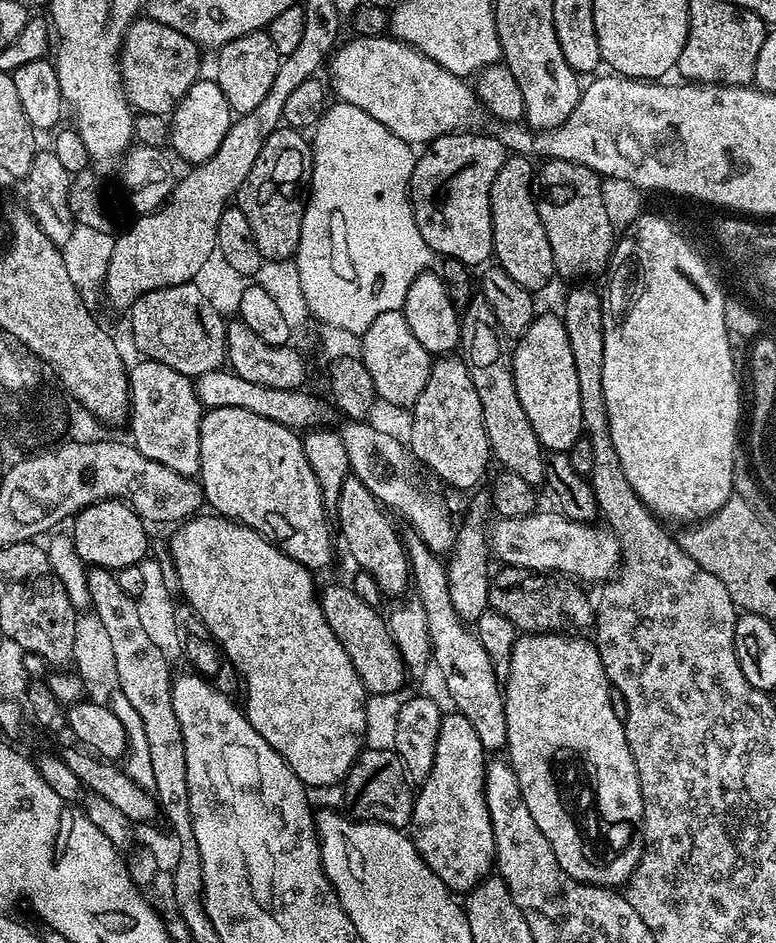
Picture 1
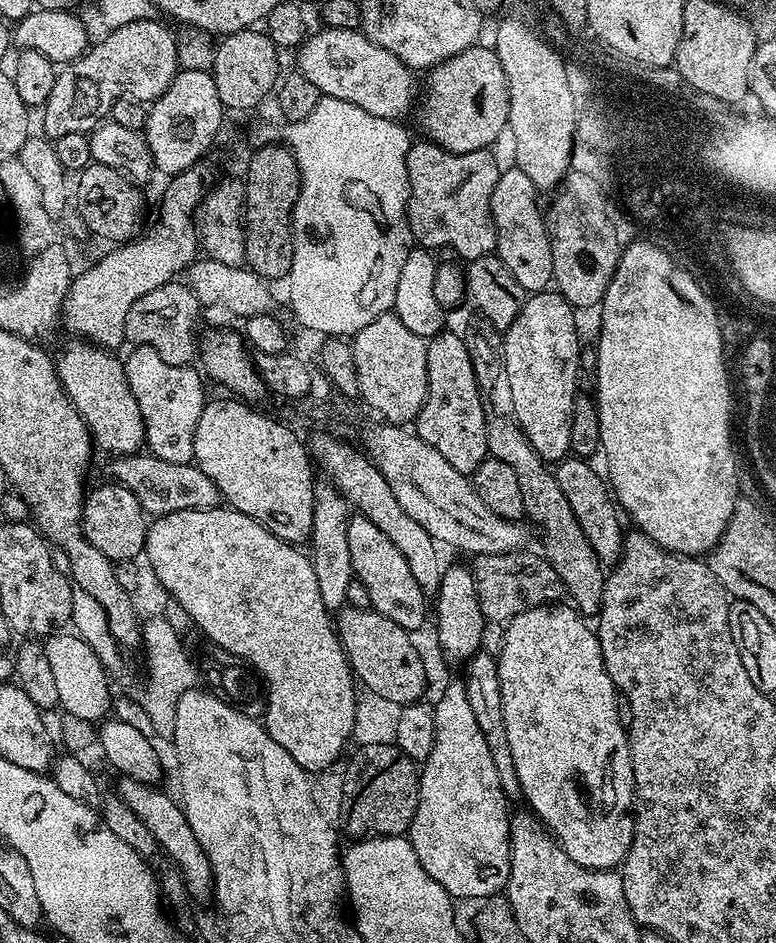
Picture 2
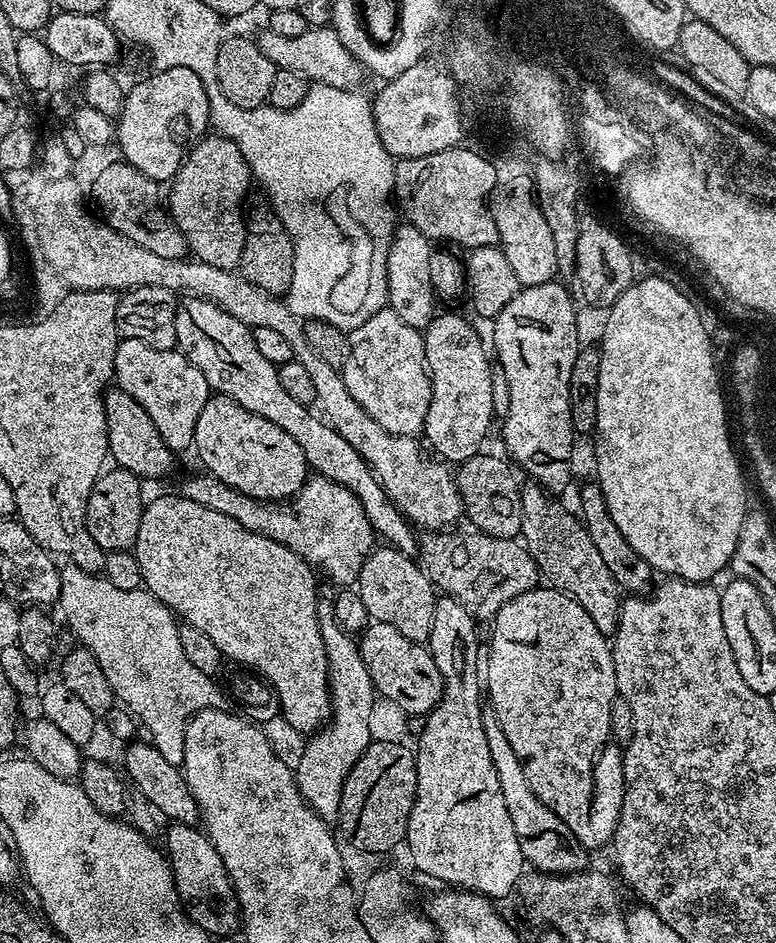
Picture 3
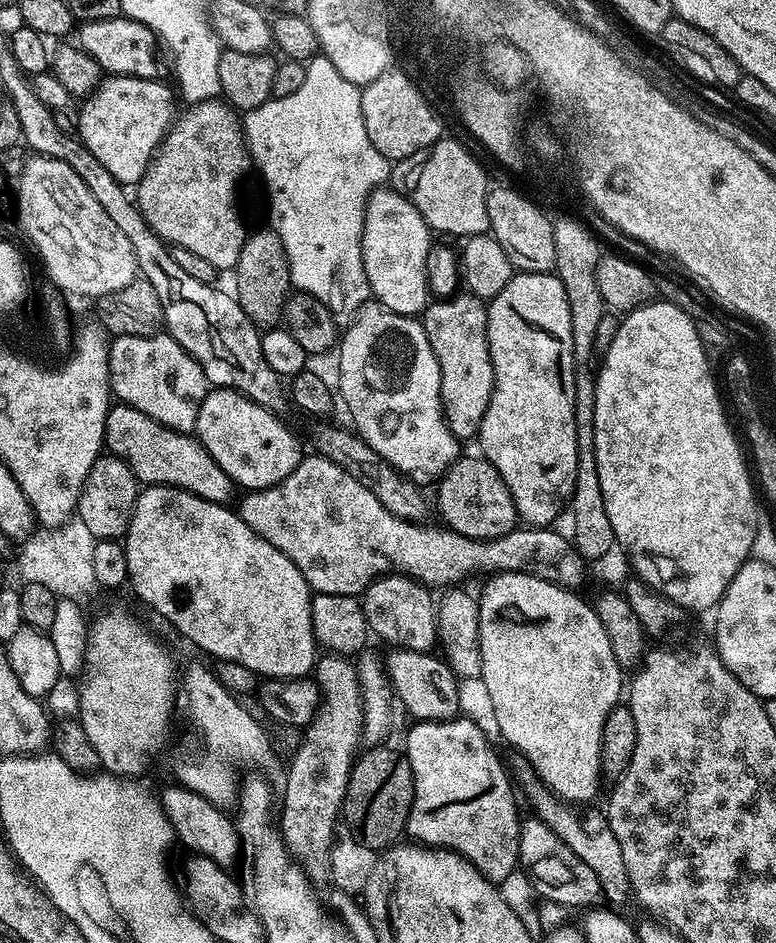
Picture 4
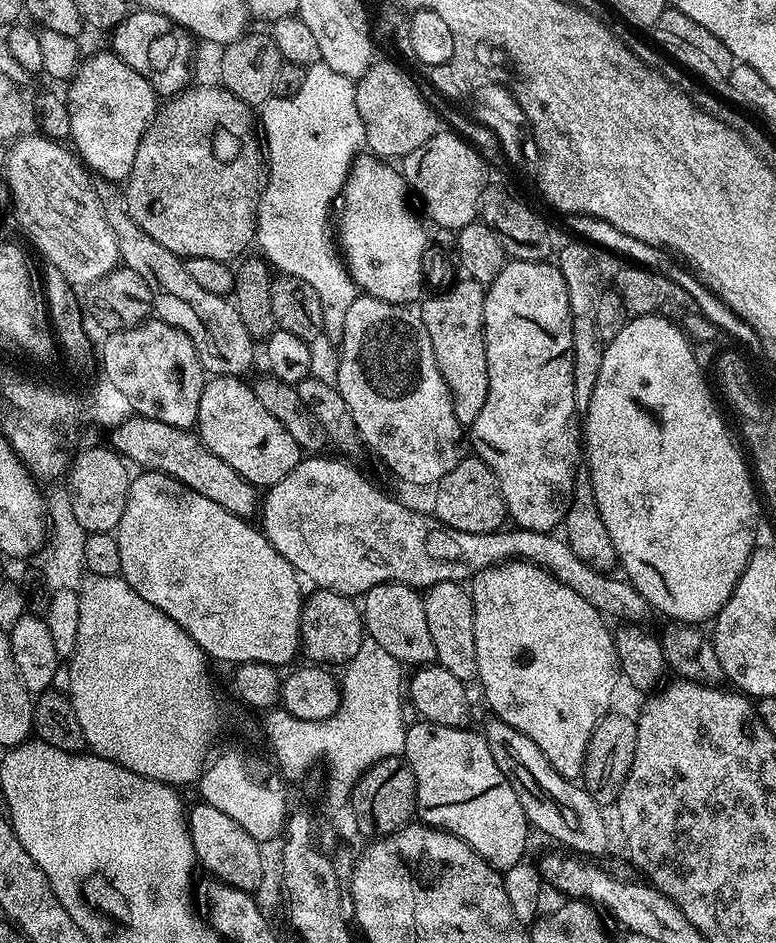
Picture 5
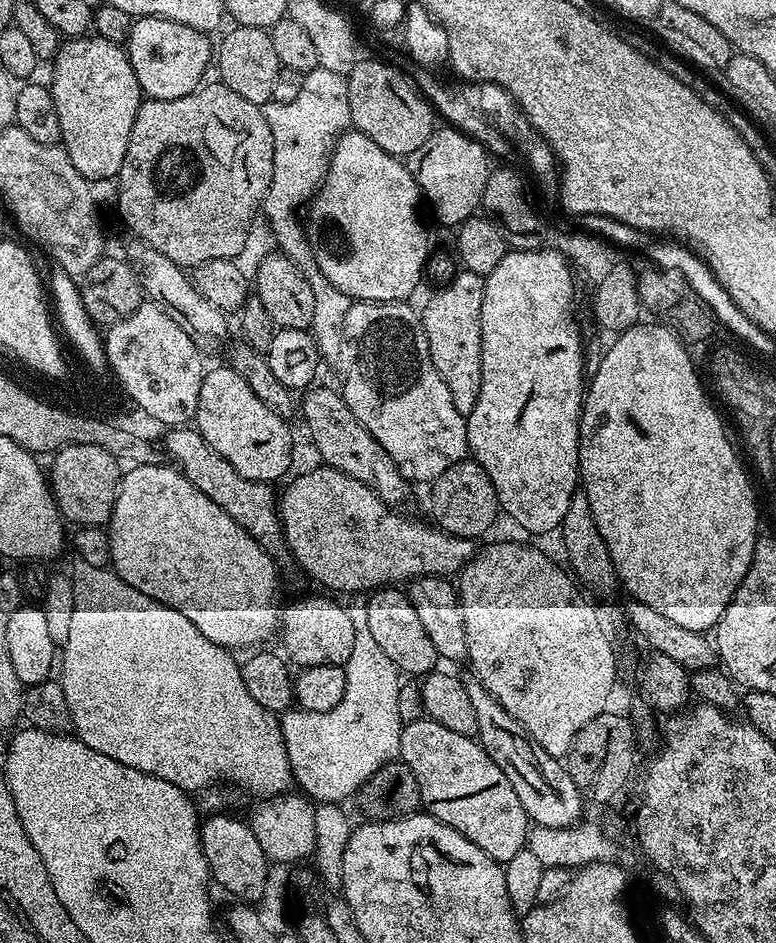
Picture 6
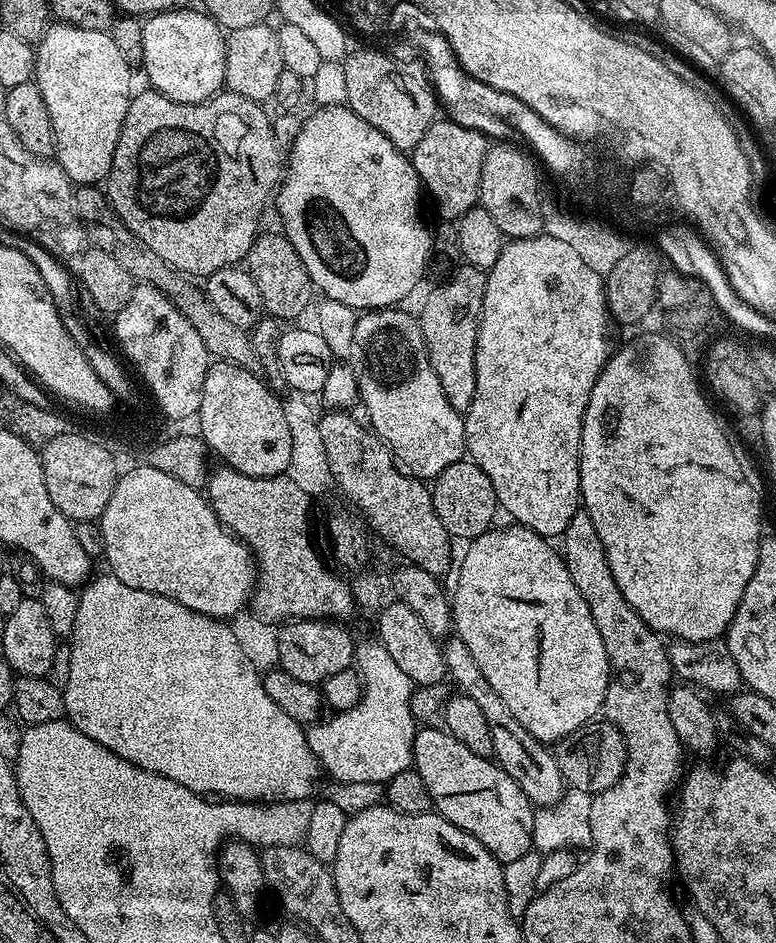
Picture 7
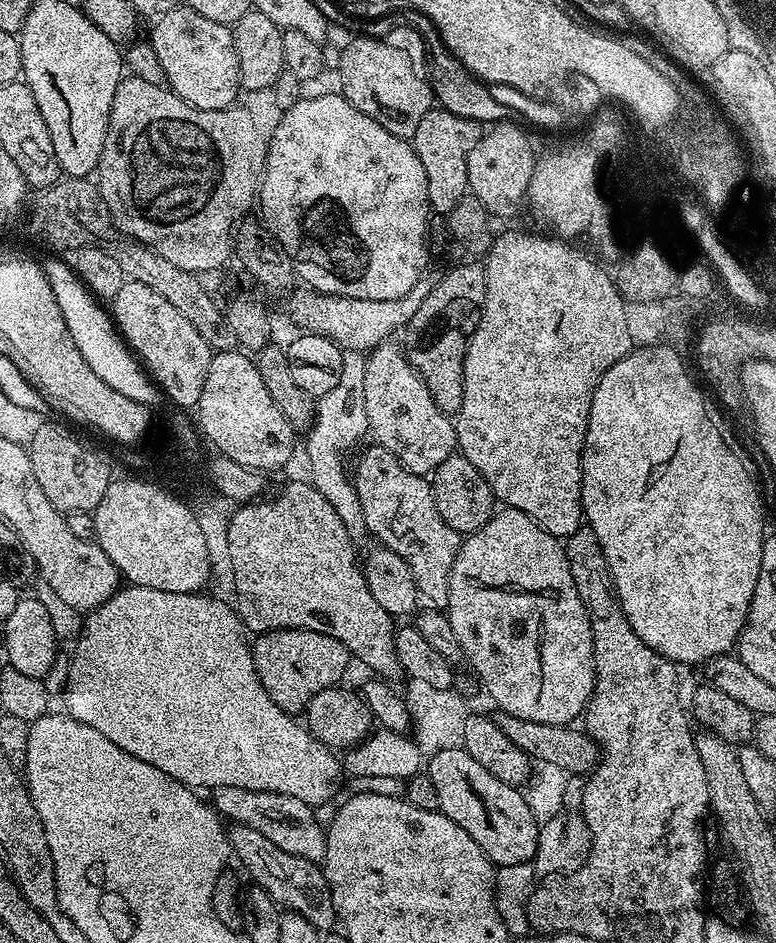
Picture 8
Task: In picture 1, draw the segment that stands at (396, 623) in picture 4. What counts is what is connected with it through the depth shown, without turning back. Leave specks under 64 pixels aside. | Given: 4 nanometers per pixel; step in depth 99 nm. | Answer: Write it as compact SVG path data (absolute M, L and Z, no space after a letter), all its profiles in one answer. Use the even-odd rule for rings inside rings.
M353 474L346 478L346 482L342 482L342 494L338 494L338 502L334 508L335 511L340 511L339 539L341 536L348 543L348 552L356 563L355 567L361 572L373 575L385 597L403 597L403 592L410 588L408 551L404 548L401 533L396 533L396 528L392 525L393 517Z

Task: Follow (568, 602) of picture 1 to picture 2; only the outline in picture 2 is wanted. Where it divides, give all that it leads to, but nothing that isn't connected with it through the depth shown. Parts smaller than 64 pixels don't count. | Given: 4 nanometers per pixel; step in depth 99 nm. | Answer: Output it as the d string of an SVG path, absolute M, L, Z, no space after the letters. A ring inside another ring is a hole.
M517 550L506 554L478 556L471 561L470 567L474 578L474 586L478 590L478 606L482 606L485 621L507 622L531 608L555 605L559 601L556 599L565 595L564 584L558 578L554 566L550 566L543 555L536 553L535 556L534 553L528 551Z

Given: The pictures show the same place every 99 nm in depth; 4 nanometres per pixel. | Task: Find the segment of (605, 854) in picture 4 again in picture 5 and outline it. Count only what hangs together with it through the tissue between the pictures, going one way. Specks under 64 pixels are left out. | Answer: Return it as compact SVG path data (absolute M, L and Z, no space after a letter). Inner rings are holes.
M492 718L489 721L486 739L490 746L490 754L494 754L494 762L498 762L498 770L502 770L502 774L506 774L510 786L514 786L514 794L518 794L518 802L522 802L522 810L526 814L529 825L535 831L537 828L538 831L545 832L550 839L560 843L557 845L563 846L581 857L600 858L596 856L602 855L608 848L608 824L604 821L605 809L596 804L585 787L562 778L553 770L546 754L542 754L542 750L538 750L538 746L534 746L534 742L530 742L530 738L526 738L526 734L514 730L514 726L501 720Z

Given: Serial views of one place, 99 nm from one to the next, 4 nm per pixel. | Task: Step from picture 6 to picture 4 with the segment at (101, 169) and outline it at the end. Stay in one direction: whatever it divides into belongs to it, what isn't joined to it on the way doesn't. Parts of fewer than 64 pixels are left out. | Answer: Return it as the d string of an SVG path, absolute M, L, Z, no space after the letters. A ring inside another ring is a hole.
M109 75L101 79L92 96L83 101L80 120L78 116L78 139L122 185L139 185L152 165L153 156L164 143L168 129L177 119L177 93L171 83L162 81L160 78L143 80L137 76Z

